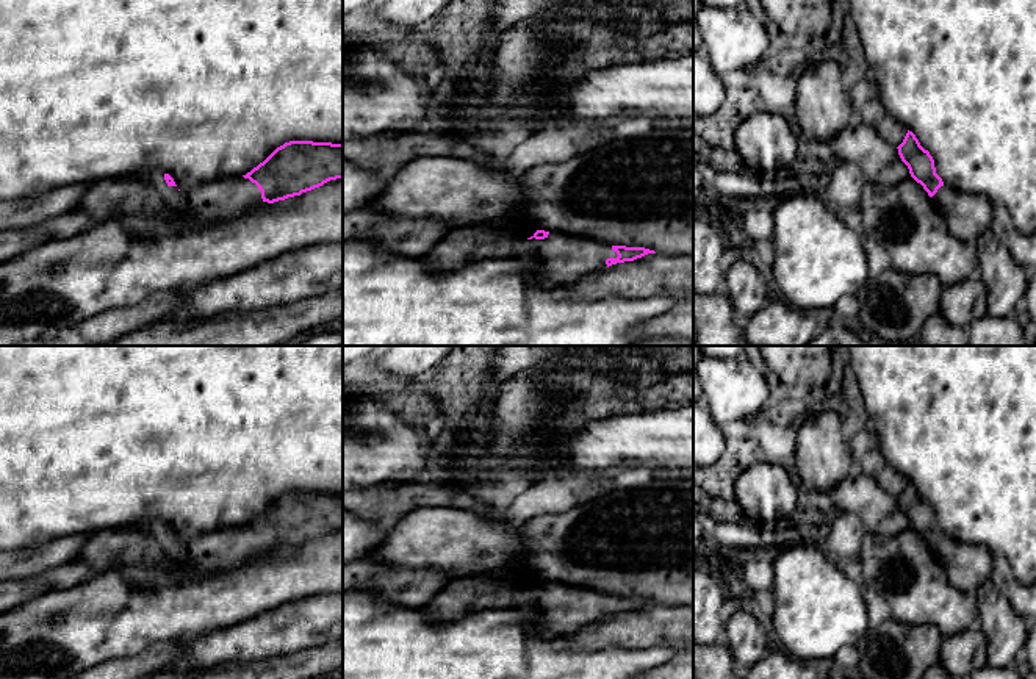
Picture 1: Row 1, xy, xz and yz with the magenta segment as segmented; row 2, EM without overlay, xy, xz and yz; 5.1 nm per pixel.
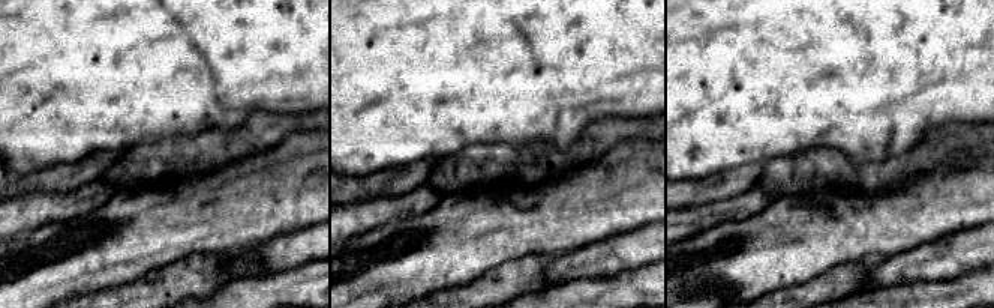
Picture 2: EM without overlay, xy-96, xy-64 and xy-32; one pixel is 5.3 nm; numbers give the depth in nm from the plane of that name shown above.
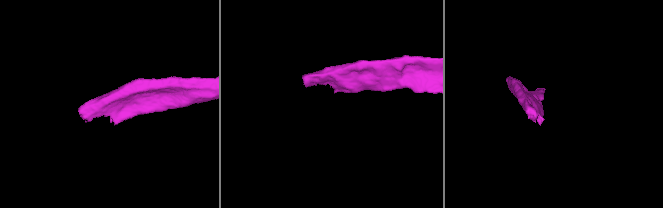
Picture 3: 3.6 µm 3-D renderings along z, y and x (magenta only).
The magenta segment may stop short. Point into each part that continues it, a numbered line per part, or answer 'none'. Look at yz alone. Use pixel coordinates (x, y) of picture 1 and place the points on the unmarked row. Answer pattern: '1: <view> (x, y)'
1: yz (967, 565)

